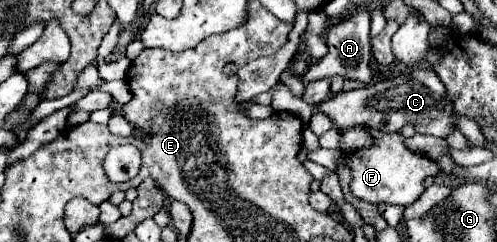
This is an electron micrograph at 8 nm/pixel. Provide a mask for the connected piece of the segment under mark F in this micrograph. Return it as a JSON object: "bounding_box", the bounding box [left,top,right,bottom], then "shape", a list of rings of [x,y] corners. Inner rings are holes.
{"bounding_box":[345,129,441,207],"shape":[[[367,129],[375,143],[369,149],[359,149],[345,157],[345,165],[351,169],[351,193],[367,203],[389,203],[389,205],[401,205],[407,207],[413,201],[421,197],[425,191],[425,177],[437,175],[441,169],[439,165],[423,155],[413,153],[403,143],[403,137],[399,133],[383,133],[377,129]]]}

